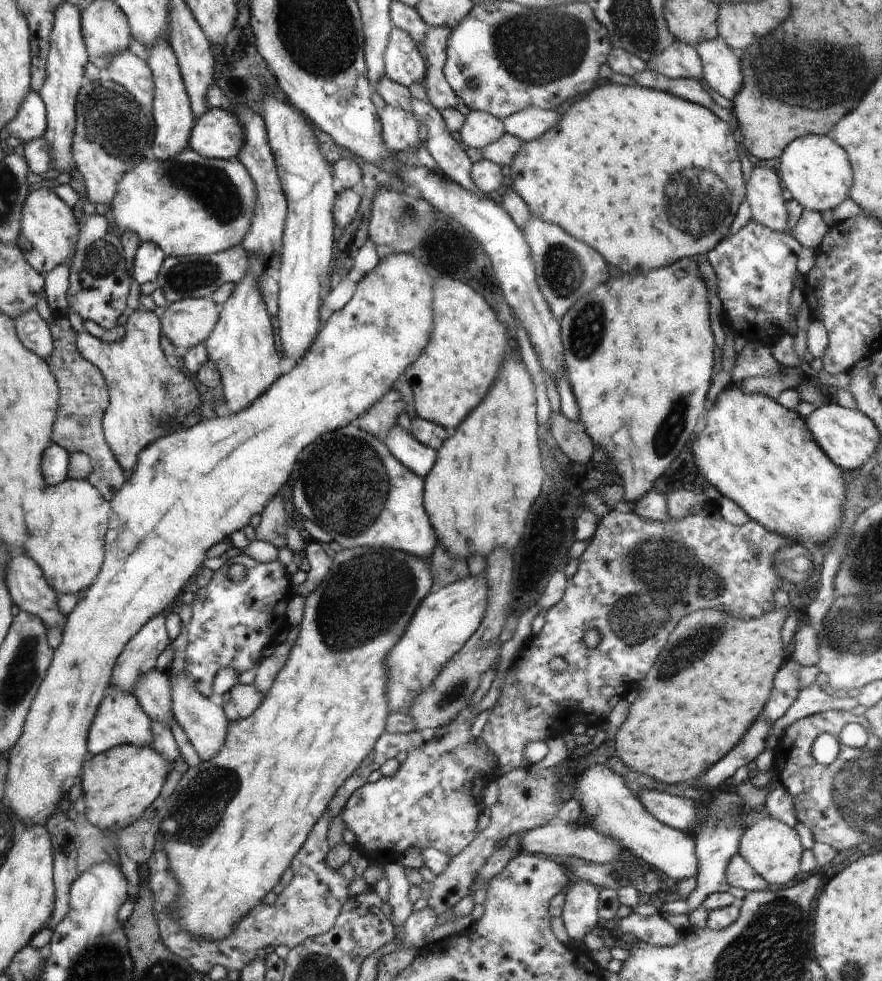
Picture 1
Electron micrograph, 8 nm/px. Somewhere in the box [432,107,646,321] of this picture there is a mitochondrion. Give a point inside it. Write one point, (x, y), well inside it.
(564, 271)

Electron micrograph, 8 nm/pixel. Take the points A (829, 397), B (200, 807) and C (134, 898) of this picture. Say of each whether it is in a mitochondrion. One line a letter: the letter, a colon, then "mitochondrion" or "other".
A: other
B: mitochondrion
C: other

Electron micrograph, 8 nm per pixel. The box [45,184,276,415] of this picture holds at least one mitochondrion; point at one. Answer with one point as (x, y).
(192, 275)

